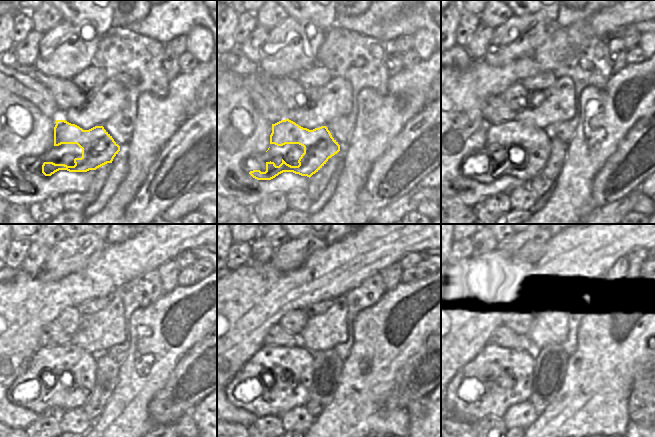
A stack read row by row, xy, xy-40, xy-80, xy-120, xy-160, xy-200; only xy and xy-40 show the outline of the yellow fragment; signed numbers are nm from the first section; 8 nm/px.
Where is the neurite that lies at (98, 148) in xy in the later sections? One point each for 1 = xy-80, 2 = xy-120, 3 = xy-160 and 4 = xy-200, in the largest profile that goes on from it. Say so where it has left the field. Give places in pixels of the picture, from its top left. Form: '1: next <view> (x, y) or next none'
1: next xy-80 (535, 143)
2: next xy-120 (56, 360)
3: next xy-160 (291, 368)
4: next xy-200 (503, 376)

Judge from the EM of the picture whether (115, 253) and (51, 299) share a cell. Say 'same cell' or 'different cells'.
same cell

